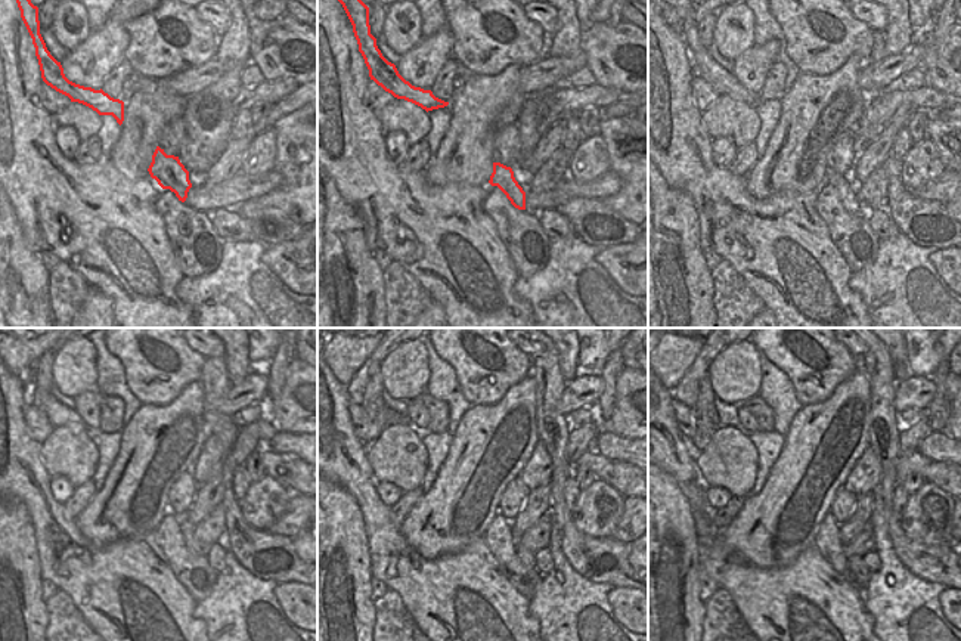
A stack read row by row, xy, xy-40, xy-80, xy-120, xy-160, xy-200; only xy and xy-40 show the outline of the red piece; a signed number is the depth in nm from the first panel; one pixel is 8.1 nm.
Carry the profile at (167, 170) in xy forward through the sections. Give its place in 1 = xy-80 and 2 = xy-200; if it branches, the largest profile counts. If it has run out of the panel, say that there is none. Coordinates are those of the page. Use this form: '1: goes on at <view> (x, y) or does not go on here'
1: goes on at xy-80 (848, 197)
2: goes on at xy-200 (856, 564)

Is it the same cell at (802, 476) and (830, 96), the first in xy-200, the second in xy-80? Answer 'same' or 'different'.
same

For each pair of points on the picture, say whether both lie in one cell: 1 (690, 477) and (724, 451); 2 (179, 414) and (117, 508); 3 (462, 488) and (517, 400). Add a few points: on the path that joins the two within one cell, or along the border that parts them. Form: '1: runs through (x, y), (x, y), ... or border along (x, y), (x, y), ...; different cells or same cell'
1: border along (694, 460), (697, 473), (707, 485); different cells
2: runs through (167, 439), (155, 460), (146, 464), (138, 483); same cell
3: runs through (476, 465), (486, 452), (492, 432), (499, 423); same cell

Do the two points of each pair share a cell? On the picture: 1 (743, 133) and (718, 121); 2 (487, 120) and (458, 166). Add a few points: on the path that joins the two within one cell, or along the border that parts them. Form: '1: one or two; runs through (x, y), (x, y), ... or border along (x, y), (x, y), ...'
1: one; runs through (737, 127), (731, 121), (724, 121)
2: one; runs through (476, 132), (470, 139), (465, 154)

